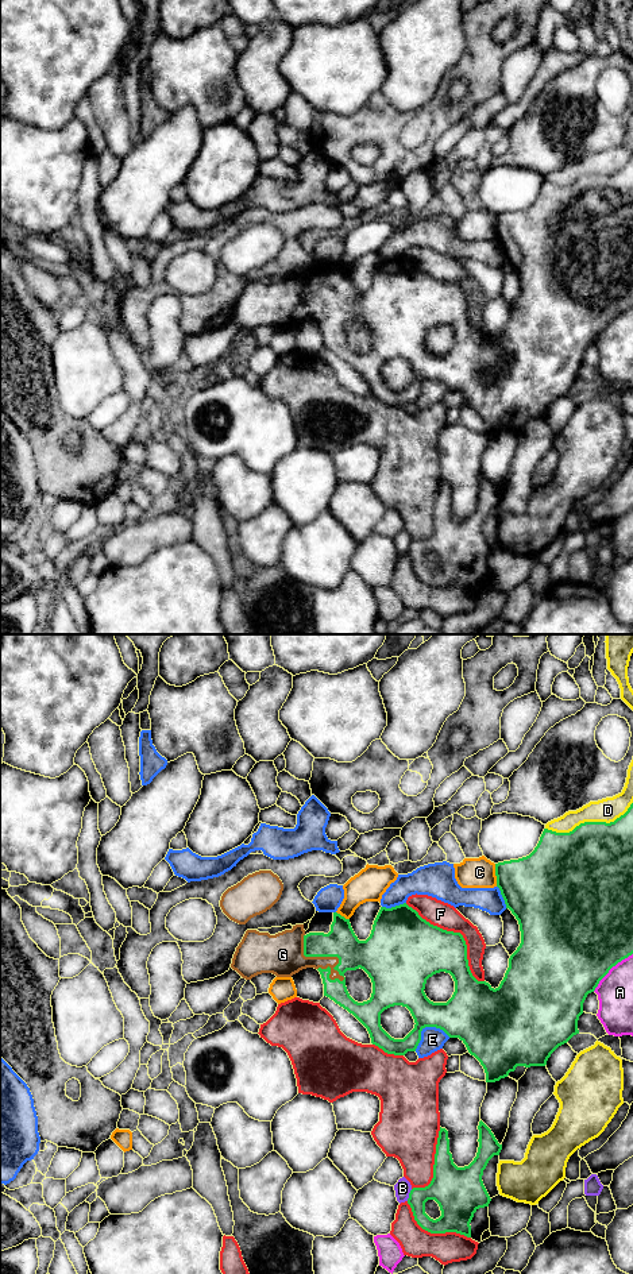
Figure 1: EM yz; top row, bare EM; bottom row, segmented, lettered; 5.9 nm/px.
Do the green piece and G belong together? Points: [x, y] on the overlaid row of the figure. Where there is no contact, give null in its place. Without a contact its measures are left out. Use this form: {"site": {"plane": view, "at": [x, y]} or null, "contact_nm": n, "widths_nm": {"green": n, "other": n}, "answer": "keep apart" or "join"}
{"site": {"plane": "yz", "at": [323, 956]}, "contact_nm": 360, "widths_nm": {"green": 190, "other": 260}, "answer": "join"}

